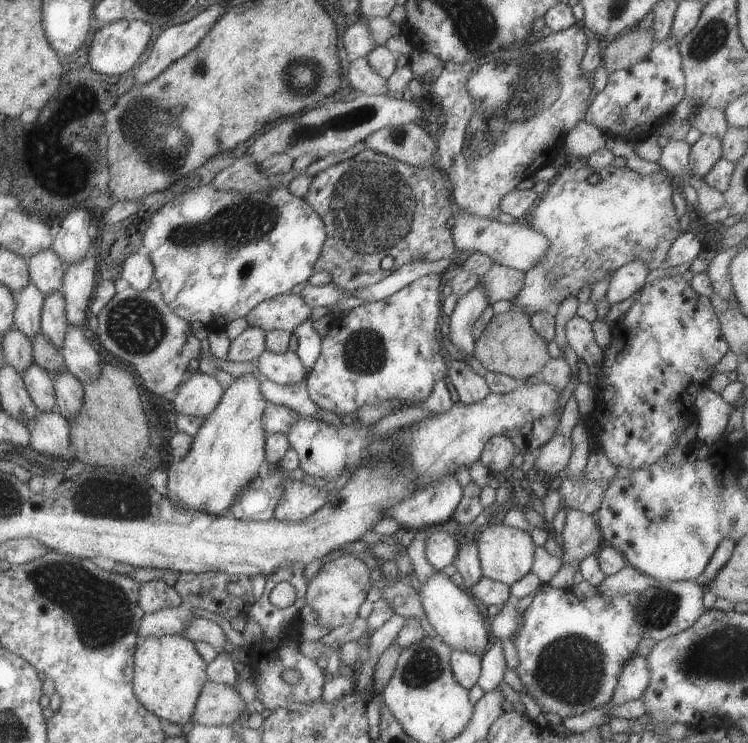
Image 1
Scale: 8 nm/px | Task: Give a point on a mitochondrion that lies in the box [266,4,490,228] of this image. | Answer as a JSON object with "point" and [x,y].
{"point":[297,135]}

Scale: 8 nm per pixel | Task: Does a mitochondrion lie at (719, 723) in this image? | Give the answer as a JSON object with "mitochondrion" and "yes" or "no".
{"mitochondrion":"no"}

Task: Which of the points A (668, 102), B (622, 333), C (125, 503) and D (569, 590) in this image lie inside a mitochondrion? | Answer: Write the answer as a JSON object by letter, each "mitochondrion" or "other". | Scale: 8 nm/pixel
{"A":"other","B":"other","C":"mitochondrion","D":"other"}

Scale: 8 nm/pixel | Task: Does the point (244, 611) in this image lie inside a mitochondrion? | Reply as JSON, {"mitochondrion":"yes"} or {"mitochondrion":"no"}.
{"mitochondrion":"no"}

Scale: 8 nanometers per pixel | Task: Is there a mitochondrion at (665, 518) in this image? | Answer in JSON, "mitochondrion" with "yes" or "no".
{"mitochondrion":"yes"}

